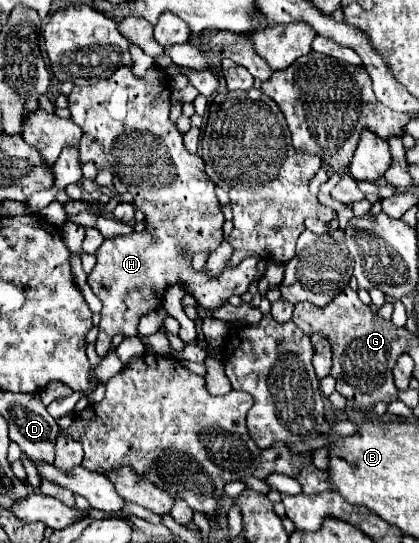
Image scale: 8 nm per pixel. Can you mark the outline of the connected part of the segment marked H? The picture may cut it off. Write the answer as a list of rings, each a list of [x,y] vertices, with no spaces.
[[[123,66],[111,78],[99,80],[95,86],[75,86],[73,92],[69,94],[71,118],[83,130],[83,138],[79,142],[81,162],[93,160],[97,170],[111,170],[113,174],[127,176],[127,168],[135,168],[139,160],[147,160],[147,156],[151,156],[151,160],[155,160],[155,156],[167,156],[167,164],[171,164],[171,172],[175,172],[175,176],[171,176],[167,184],[131,184],[137,186],[133,206],[135,210],[147,214],[147,230],[141,234],[115,238],[113,242],[105,240],[105,244],[101,244],[101,248],[97,250],[97,264],[93,268],[93,274],[87,276],[87,284],[103,302],[99,338],[95,342],[99,358],[107,356],[113,336],[117,334],[135,336],[141,316],[157,310],[163,304],[163,296],[171,286],[181,286],[185,294],[193,296],[203,310],[215,310],[221,304],[225,304],[229,296],[245,294],[249,282],[257,274],[255,264],[259,258],[245,258],[237,266],[225,266],[223,272],[217,276],[209,276],[207,268],[201,270],[193,268],[193,256],[203,252],[203,212],[215,212],[215,208],[221,208],[221,204],[215,196],[215,184],[205,174],[203,158],[199,154],[187,152],[187,148],[183,146],[183,136],[177,132],[175,124],[169,122],[169,94],[171,94],[171,80],[165,72],[157,70],[155,66],[149,68],[145,78],[141,80],[133,76],[129,66]]]

